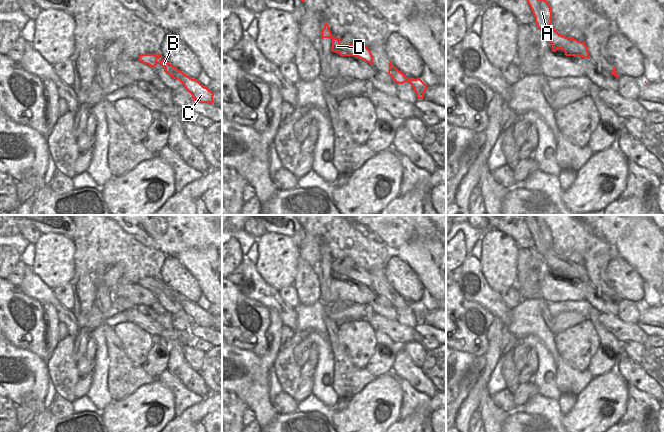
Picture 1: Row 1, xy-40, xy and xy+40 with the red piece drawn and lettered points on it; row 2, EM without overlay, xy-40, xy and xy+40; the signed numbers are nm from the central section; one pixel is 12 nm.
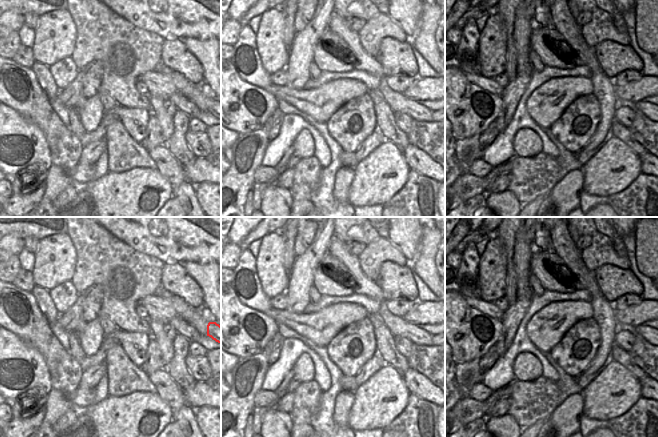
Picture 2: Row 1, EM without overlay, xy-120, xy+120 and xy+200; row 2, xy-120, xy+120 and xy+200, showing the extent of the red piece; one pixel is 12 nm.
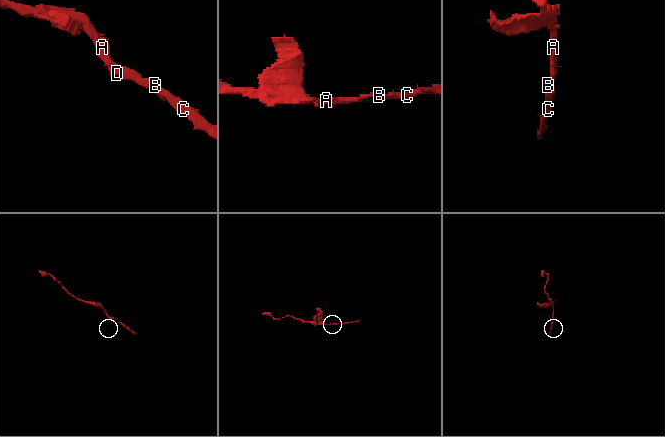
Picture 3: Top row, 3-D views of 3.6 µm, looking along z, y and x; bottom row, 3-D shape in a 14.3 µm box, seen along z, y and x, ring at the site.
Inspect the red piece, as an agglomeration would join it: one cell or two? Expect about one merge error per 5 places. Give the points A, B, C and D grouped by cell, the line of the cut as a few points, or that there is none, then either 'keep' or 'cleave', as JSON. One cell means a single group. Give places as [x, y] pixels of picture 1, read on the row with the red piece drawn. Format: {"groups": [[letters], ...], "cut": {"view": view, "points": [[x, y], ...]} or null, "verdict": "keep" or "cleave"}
{"groups": [["A", "B", "C", "D"]], "cut": null, "verdict": "keep"}

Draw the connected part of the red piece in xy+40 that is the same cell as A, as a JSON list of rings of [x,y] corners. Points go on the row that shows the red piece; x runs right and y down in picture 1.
[[[527,0],[535,17],[537,27],[545,34],[552,45],[552,51],[562,49],[566,56],[580,56],[590,58],[585,42],[580,42],[572,37],[568,38],[559,34],[552,23],[551,7],[546,0]]]

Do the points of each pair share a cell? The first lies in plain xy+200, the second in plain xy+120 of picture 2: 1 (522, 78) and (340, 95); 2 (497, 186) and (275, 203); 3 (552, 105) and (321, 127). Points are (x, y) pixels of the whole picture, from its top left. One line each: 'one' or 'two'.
1: two
2: two
3: two

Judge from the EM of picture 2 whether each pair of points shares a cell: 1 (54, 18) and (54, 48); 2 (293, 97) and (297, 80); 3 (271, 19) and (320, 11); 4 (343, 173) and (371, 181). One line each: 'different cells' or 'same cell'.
1: same cell
2: different cells
3: different cells
4: different cells

